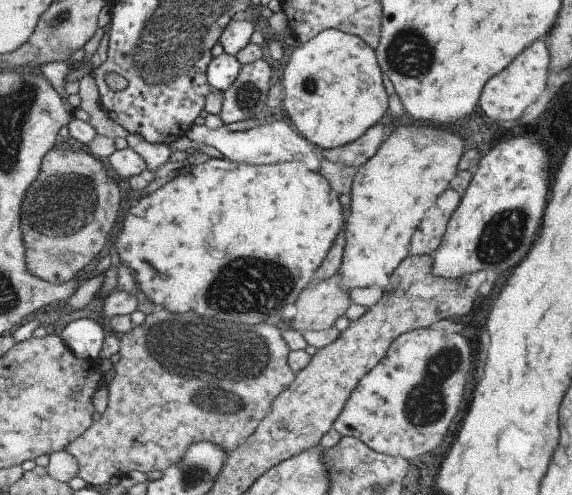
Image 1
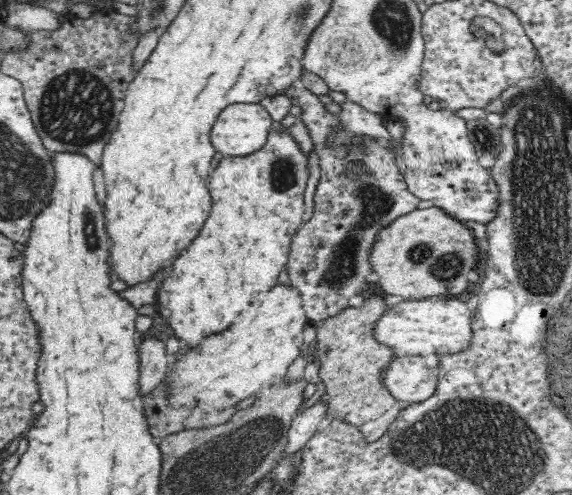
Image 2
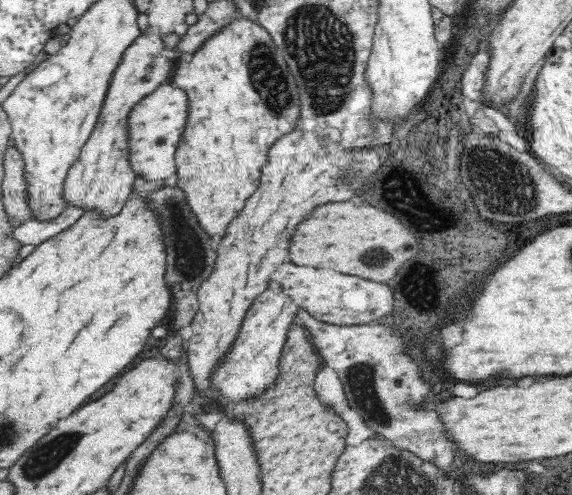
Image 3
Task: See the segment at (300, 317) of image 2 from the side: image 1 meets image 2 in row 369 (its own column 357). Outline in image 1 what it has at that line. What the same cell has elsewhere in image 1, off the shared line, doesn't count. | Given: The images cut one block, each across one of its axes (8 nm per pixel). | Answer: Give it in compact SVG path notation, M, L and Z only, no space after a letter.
M407 124L397 126L377 148L377 152L357 168L355 184L353 184L353 200L351 200L351 214L345 228L345 260L341 266L341 288L351 292L353 288L379 288L381 292L391 284L391 276L395 268L405 260L409 252L409 242L423 220L425 210L435 202L443 190L447 190L449 180L457 174L455 164L461 158L463 140L447 130Z

